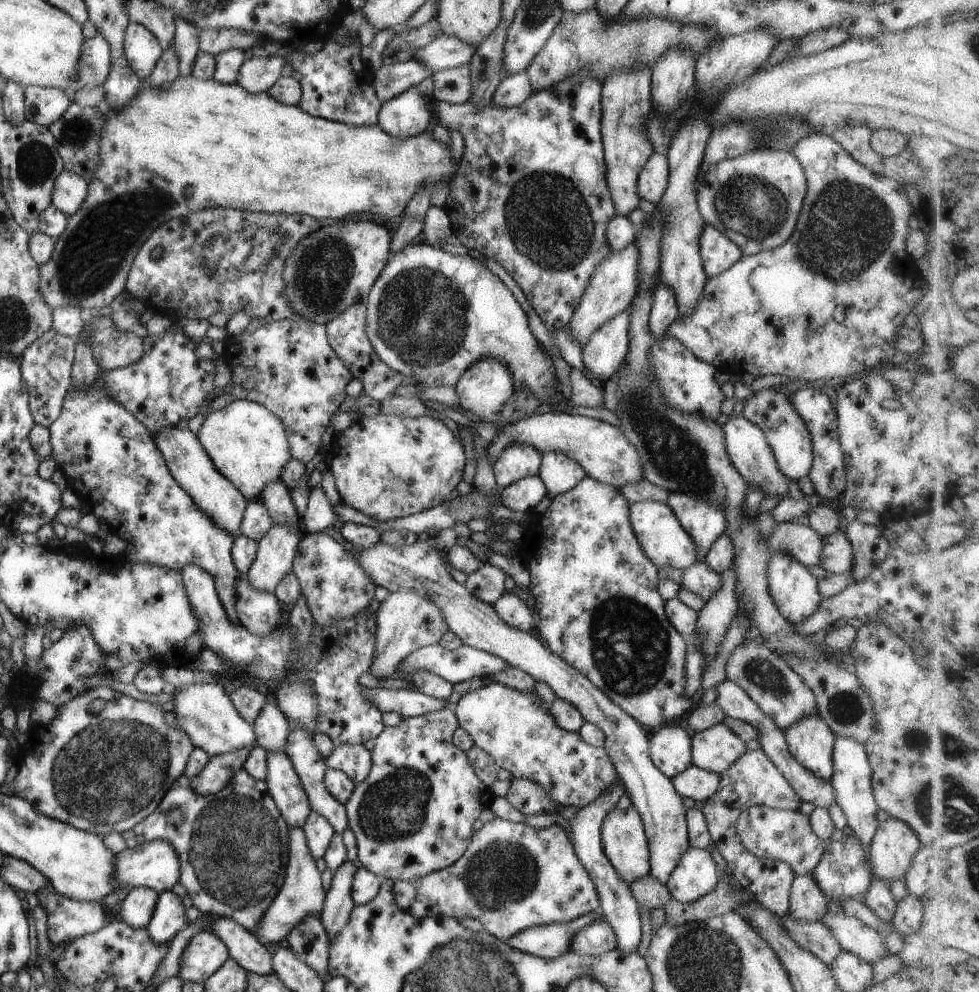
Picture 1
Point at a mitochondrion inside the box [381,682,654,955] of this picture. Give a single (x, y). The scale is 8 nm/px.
(503, 871)

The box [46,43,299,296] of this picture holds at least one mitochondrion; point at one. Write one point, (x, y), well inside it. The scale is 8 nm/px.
(77, 132)

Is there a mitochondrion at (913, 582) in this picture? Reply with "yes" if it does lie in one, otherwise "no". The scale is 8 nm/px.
no

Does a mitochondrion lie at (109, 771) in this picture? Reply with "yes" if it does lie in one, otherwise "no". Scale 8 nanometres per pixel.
yes

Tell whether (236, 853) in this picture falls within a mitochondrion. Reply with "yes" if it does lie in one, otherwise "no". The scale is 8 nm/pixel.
yes

